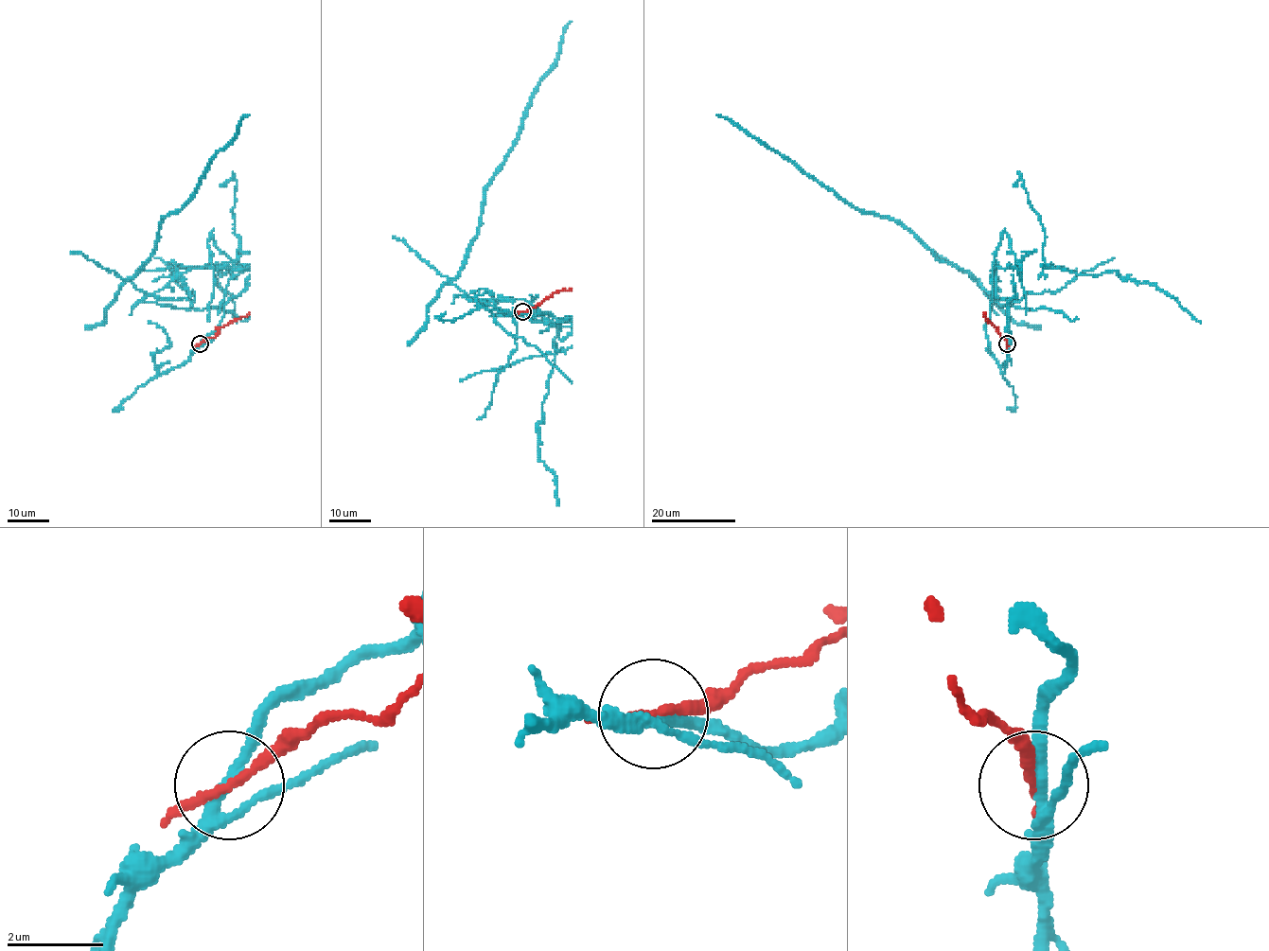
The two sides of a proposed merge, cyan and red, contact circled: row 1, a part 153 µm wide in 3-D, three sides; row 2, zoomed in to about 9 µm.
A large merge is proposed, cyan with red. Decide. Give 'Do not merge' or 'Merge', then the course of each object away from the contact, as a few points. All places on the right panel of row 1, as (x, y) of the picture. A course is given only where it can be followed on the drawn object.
Do not merge. Course of cyan: (1007, 343), (1013, 266), (994, 268), (994, 295), (970, 273), (942, 262), (911, 232), (842, 201), (715, 114). Course of red: (1007, 343), (984, 313)

